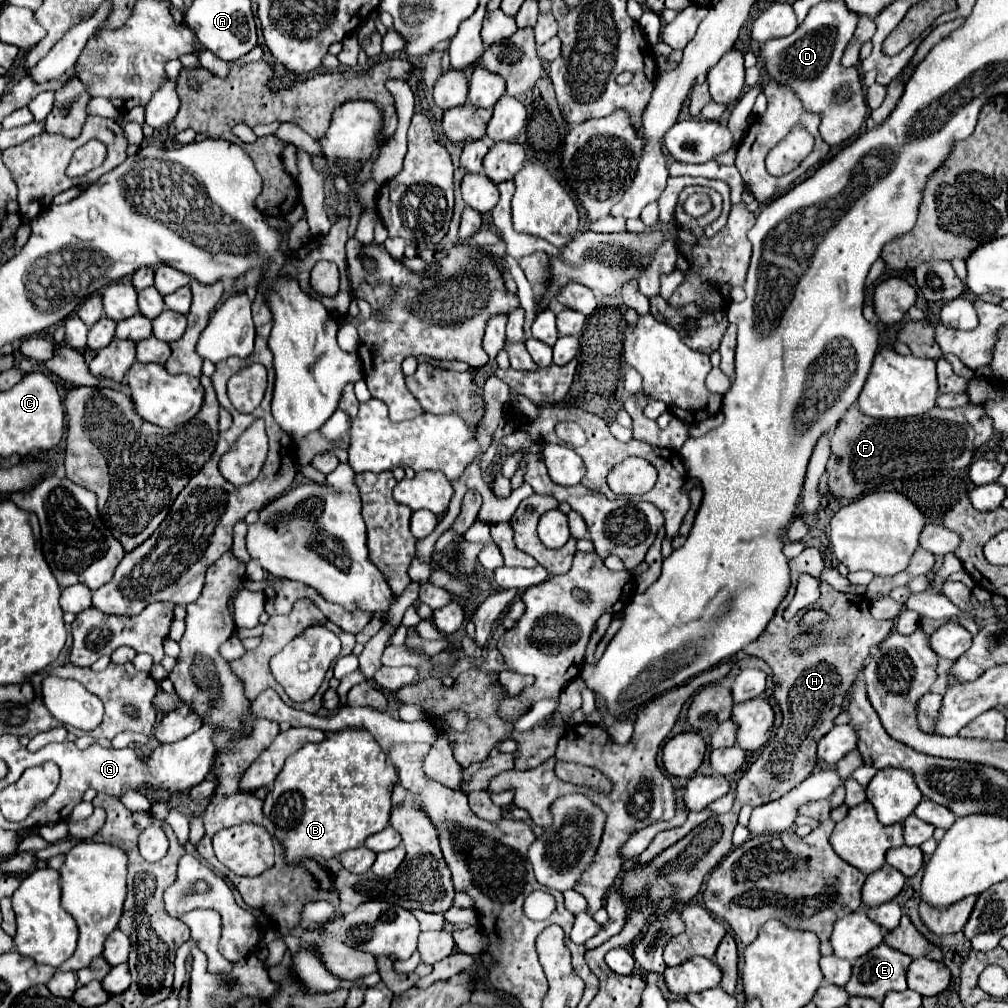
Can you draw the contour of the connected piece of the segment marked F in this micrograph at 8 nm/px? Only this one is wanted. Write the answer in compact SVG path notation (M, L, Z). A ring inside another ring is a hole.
M853 405L845 417L839 421L833 437L831 437L831 457L827 463L827 485L831 497L837 499L857 499L865 491L873 491L883 483L895 481L895 479L909 479L911 475L917 475L925 469L963 469L973 461L975 449L985 445L993 437L993 427L989 417L985 417L985 411L981 405L963 405L955 409L941 409L935 407L927 415L911 417L911 419L875 419L867 417L859 411L857 405Z

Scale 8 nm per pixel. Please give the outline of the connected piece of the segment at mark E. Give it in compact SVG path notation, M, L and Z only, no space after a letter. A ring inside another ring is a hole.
M881 943L853 963L853 977L845 985L845 991L849 995L883 1001L887 991L907 989L905 975L911 961L913 959L909 955L889 947L887 943Z

